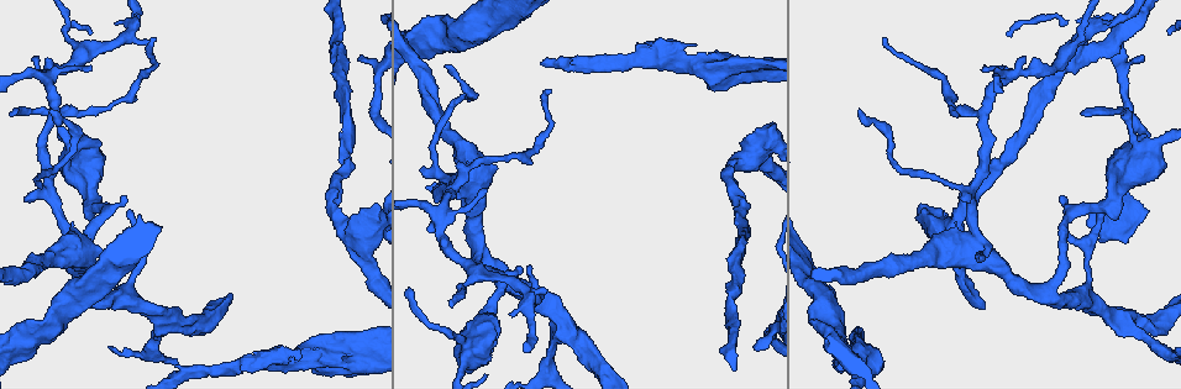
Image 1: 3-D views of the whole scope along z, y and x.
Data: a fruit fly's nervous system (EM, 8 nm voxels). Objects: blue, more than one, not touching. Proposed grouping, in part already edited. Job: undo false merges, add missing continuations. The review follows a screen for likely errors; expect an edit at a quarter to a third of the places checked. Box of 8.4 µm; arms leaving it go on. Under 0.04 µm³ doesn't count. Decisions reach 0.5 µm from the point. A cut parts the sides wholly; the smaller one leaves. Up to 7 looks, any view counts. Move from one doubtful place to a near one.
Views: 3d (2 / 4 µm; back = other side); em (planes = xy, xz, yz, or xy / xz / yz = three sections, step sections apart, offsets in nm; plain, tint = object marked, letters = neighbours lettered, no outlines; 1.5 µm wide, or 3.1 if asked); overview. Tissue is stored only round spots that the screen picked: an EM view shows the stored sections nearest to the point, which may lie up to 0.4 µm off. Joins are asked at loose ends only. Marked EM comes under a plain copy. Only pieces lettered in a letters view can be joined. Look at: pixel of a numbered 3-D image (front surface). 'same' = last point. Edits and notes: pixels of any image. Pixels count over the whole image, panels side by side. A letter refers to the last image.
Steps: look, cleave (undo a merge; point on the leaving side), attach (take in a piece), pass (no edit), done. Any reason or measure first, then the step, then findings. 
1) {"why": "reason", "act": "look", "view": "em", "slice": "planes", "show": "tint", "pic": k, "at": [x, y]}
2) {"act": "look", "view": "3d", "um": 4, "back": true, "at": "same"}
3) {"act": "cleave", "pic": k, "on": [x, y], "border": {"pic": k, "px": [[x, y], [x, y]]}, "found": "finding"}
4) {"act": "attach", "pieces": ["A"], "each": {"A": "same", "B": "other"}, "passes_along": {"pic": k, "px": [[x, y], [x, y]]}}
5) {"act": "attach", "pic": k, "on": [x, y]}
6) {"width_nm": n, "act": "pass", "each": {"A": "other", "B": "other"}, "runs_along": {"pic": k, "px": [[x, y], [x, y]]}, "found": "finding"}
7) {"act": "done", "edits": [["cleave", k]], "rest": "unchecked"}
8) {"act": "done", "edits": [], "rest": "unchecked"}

{"why": "branch stops here", "act": "look", "view": "em", "slice": "planes", "show": "tint", "pic": 1, "at": [982, 259]}

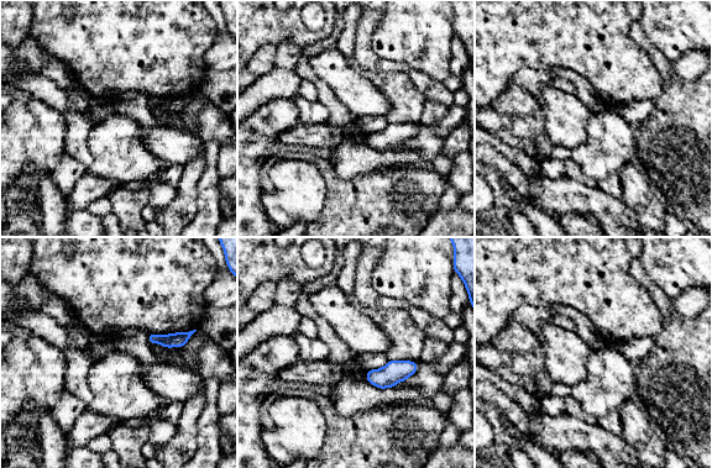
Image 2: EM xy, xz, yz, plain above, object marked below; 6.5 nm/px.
{"act": "look", "view": "em", "slice": "planes", "show": "letters", "at": "same"}

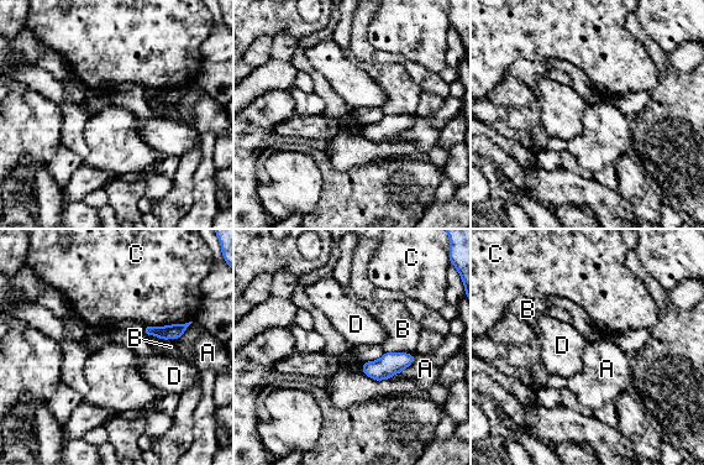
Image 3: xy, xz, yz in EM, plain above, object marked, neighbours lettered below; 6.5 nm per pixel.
{"act": "pass", "each": {"A": "other", "B": "other", "C": "other", "D": "other"}, "border": {"pic": 3, "px": [[414, 354], [409, 365], [388, 379]]}, "found": "none of them fits"}

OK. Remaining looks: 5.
{"why": "thick end", "act": "look", "view": "em", "slice": "xy", "step": 8, "show": "letters", "pic": 1, "at": [43, 323]}

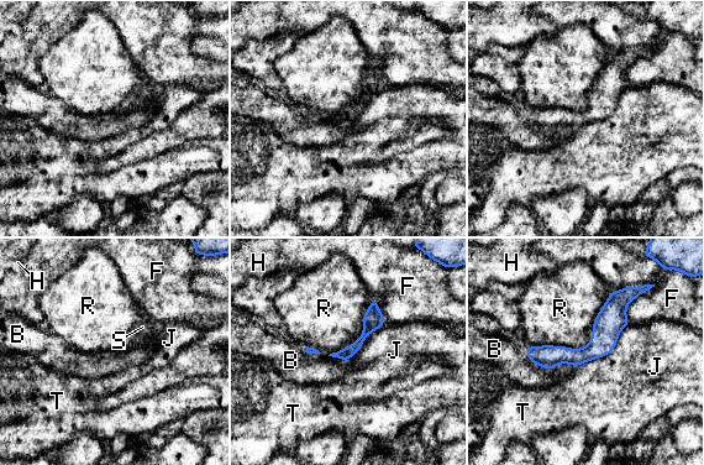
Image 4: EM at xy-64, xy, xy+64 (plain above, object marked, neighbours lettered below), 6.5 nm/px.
{"why": "cut it another way", "act": "look", "view": "em", "slice": "planes", "show": "letters", "at": "same"}

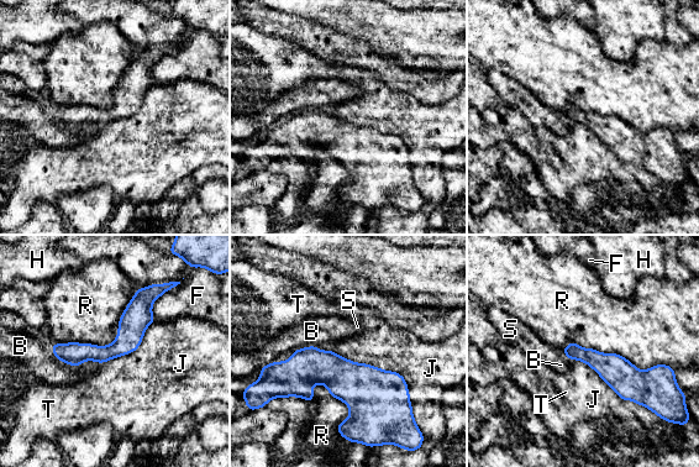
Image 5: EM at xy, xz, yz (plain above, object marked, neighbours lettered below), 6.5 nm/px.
{"act": "pass", "each": {"B": "other", "F": "other", "H": "other", "J": "other", "R": "other", "S": "other", "T": "other"}, "found": "no lettered piece goes on from it"}

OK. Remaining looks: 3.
{"why": "end of a long branch", "act": "look", "view": "em", "slice": "planes", "show": "letters", "pic": 1, "at": [551, 93]}

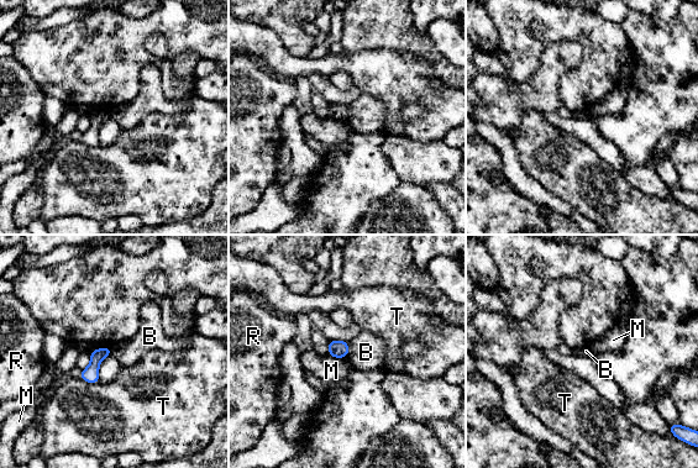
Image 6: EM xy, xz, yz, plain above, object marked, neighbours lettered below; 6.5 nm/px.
{"act": "pass", "each": {"B": "other", "M": "other", "R": "other", "T": "other"}, "border": {"pic": 6, "px": [[348, 342], [348, 353], [346, 356]]}, "found": "none of them fits"}

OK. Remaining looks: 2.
{"act": "done", "edits": [], "rest": "unchecked"}

